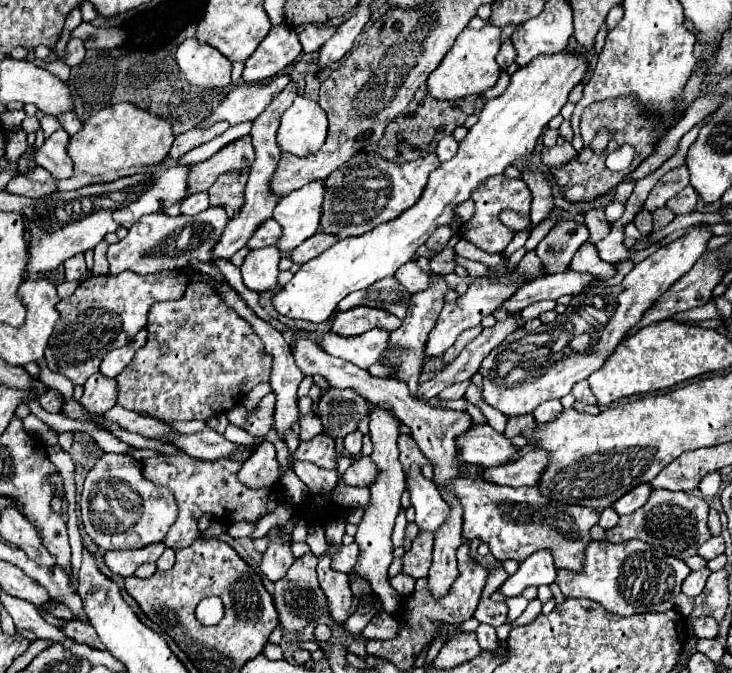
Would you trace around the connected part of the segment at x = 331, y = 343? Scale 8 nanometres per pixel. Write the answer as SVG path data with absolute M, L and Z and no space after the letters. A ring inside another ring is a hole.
M367 331L367 335L359 335L359 339L339 339L337 335L323 335L319 339L319 347L333 357L345 359L361 369L369 369L373 363L381 359L381 353L387 347L387 331Z

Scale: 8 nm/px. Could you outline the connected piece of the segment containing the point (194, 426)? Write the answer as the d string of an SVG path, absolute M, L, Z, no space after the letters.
M169 421L169 425L179 433L195 433L205 429L205 421Z

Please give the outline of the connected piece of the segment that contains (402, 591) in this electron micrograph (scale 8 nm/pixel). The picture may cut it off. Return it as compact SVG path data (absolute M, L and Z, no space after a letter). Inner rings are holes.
M400 573L390 579L390 585L399 595L407 596L414 590L415 579L405 573Z

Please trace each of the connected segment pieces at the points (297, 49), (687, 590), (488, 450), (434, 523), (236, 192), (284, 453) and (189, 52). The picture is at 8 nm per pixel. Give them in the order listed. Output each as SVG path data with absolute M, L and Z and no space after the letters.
M277 25L245 61L245 83L257 83L281 73L301 55L301 43L291 25Z
M703 567L703 569L699 569L699 571L691 571L691 573L687 575L687 579L683 581L681 591L683 591L685 595L689 595L689 597L697 597L697 595L703 591L709 573L711 573L711 571L709 571L707 567Z
M475 425L463 435L457 435L455 447L459 449L463 461L477 463L483 467L507 465L511 463L513 453L519 451L511 445L509 439L505 439L503 433L497 433L489 425Z
M411 465L407 475L407 491L411 495L411 503L415 507L415 523L421 531L435 533L443 519L447 519L447 503L443 503L435 483L431 479L425 479L419 465Z
M251 167L239 169L239 171L227 171L219 175L219 179L207 189L209 193L209 205L211 207L223 207L229 215L229 219L235 217L235 213L245 203L245 183L249 177Z
M275 425L271 427L271 431L269 431L269 435L267 435L265 439L273 443L273 445L276 448L278 462L284 467L286 467L288 463L290 451L286 446L286 444L279 438L279 435L277 435L277 429L275 429Z
M195 37L185 39L179 49L177 49L177 63L183 71L183 75L187 77L187 81L191 85L199 85L199 87L227 87L231 83L231 61L221 55L215 47L207 45L207 43L199 43Z

